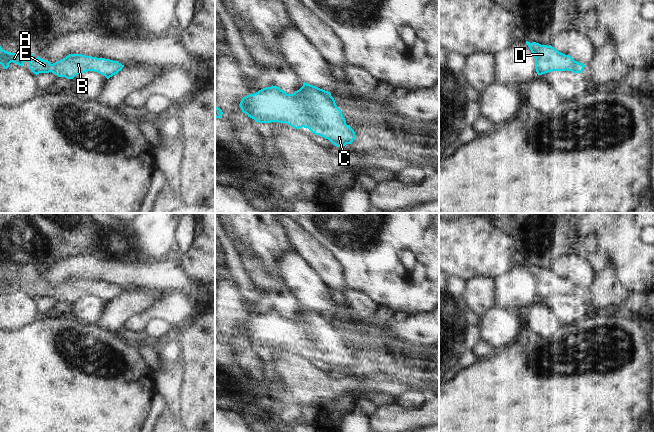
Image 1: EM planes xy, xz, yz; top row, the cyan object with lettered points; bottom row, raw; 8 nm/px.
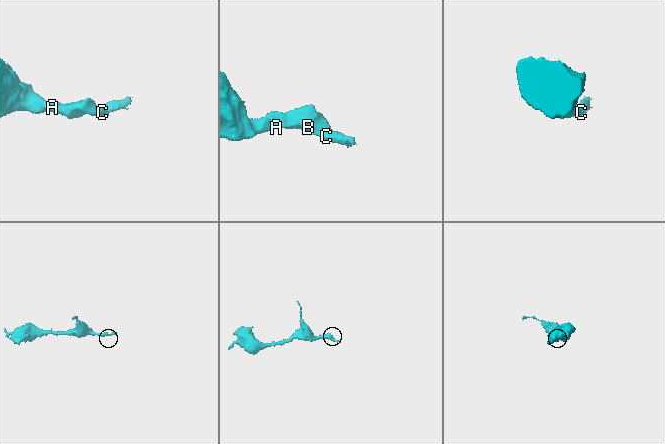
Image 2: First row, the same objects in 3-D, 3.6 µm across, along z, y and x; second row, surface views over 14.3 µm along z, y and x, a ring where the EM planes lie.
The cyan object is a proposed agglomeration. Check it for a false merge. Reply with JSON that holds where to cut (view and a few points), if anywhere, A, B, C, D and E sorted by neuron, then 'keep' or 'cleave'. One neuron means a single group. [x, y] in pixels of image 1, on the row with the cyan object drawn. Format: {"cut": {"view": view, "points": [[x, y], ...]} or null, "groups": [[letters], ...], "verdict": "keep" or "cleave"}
{"cut": null, "groups": [["A", "B", "C", "D", "E"]], "verdict": "keep"}

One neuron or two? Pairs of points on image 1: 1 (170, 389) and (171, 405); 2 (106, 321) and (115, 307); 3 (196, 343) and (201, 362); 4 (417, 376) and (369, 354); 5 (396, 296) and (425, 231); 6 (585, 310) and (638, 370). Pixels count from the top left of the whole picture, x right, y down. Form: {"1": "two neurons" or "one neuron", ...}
{"1": "one neuron", "2": "one neuron", "3": "one neuron", "4": "one neuron", "5": "one neuron", "6": "two neurons"}

